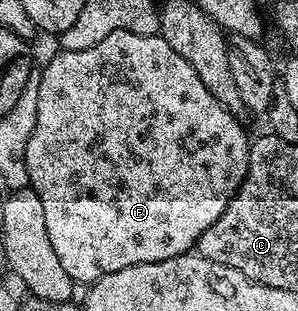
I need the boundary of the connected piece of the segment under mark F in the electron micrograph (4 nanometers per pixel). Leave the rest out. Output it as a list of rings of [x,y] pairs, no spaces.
[[[117,31],[116,33],[108,33],[108,37],[104,37],[104,41],[100,41],[100,45],[92,45],[92,49],[76,49],[75,51],[59,50],[58,55],[54,55],[46,63],[46,68],[41,68],[40,77],[40,97],[37,98],[37,116],[36,127],[32,131],[27,145],[27,171],[30,178],[29,186],[36,193],[36,197],[40,197],[40,205],[44,205],[44,225],[48,228],[48,237],[52,241],[52,249],[56,249],[56,257],[60,257],[60,265],[64,265],[68,277],[74,279],[75,284],[89,285],[94,283],[100,277],[104,277],[108,273],[116,273],[116,269],[128,269],[128,265],[140,265],[141,263],[159,263],[160,261],[168,261],[172,257],[180,257],[181,255],[193,252],[198,245],[198,239],[212,225],[216,225],[216,221],[225,213],[238,187],[246,179],[246,170],[250,164],[250,145],[251,136],[246,136],[246,131],[242,128],[243,120],[239,116],[234,115],[228,109],[224,109],[220,105],[220,101],[216,101],[216,97],[212,97],[212,93],[208,93],[208,89],[204,86],[204,81],[200,81],[196,69],[192,69],[192,65],[188,65],[188,61],[184,61],[184,57],[180,57],[180,53],[176,53],[176,49],[172,49],[172,45],[168,45],[168,41],[164,41],[161,34],[157,35],[141,35],[140,33],[132,33],[131,31]]]

